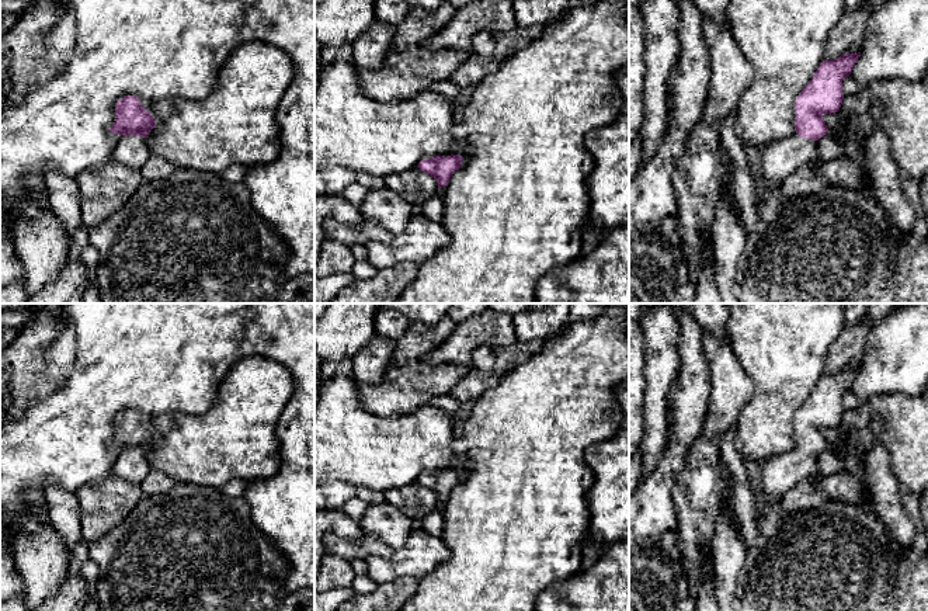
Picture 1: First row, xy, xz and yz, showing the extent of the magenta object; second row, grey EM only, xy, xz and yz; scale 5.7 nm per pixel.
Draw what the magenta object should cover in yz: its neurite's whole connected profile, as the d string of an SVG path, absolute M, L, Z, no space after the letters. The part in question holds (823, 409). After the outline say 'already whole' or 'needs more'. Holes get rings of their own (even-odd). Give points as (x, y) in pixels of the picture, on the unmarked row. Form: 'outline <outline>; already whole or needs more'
outline M861 367L842 368L838 374L823 375L818 383L814 386L813 393L797 410L795 419L796 447L789 452L783 452L765 461L762 465L762 490L769 503L781 501L788 490L790 490L800 480L813 476L818 471L818 454L828 447L823 430L840 426L844 414L842 395L851 389L859 371Z; needs more

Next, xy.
outline M125 410L115 420L115 437L110 442L117 448L112 473L133 485L140 485L150 472L146 451L156 441L156 434L135 410Z; needs more

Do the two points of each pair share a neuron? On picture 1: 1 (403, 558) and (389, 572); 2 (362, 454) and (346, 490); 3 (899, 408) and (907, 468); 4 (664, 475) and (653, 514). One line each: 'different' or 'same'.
1: same
2: different
3: same
4: same

